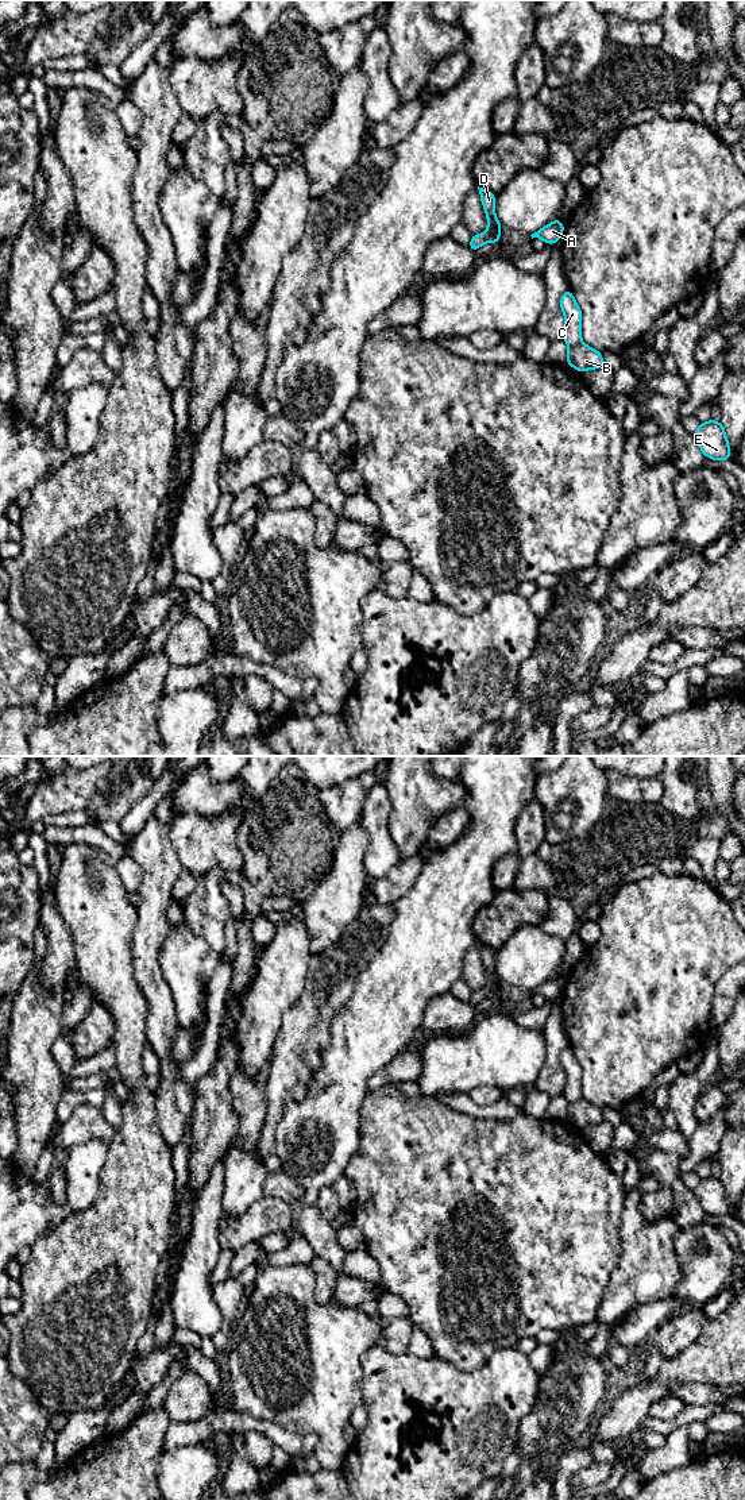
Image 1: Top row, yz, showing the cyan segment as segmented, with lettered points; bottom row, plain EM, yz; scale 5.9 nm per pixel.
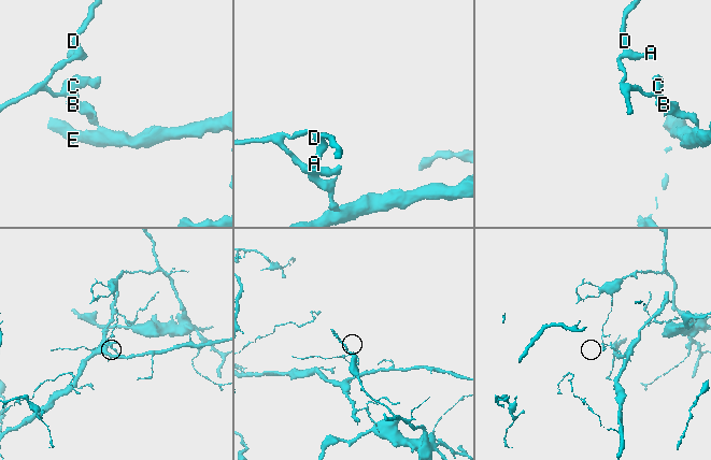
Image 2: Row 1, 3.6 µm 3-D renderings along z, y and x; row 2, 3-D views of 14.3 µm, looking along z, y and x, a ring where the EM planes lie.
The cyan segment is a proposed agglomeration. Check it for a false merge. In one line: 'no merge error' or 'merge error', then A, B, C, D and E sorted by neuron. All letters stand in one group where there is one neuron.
merge error | A C D / B E

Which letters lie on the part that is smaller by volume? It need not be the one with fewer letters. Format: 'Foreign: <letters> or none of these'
Foreign: A, C, D

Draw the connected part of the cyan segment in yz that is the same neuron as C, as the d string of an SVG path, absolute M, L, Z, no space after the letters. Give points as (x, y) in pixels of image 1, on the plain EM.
M570 1045L561 1050L560 1063L565 1076L563 1095L568 1103L576 1103L582 1099L582 1067Z

